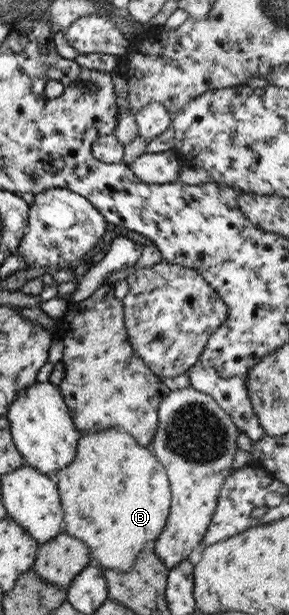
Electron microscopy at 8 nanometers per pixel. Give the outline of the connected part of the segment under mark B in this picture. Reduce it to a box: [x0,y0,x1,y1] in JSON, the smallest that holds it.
[53,428,170,572]

